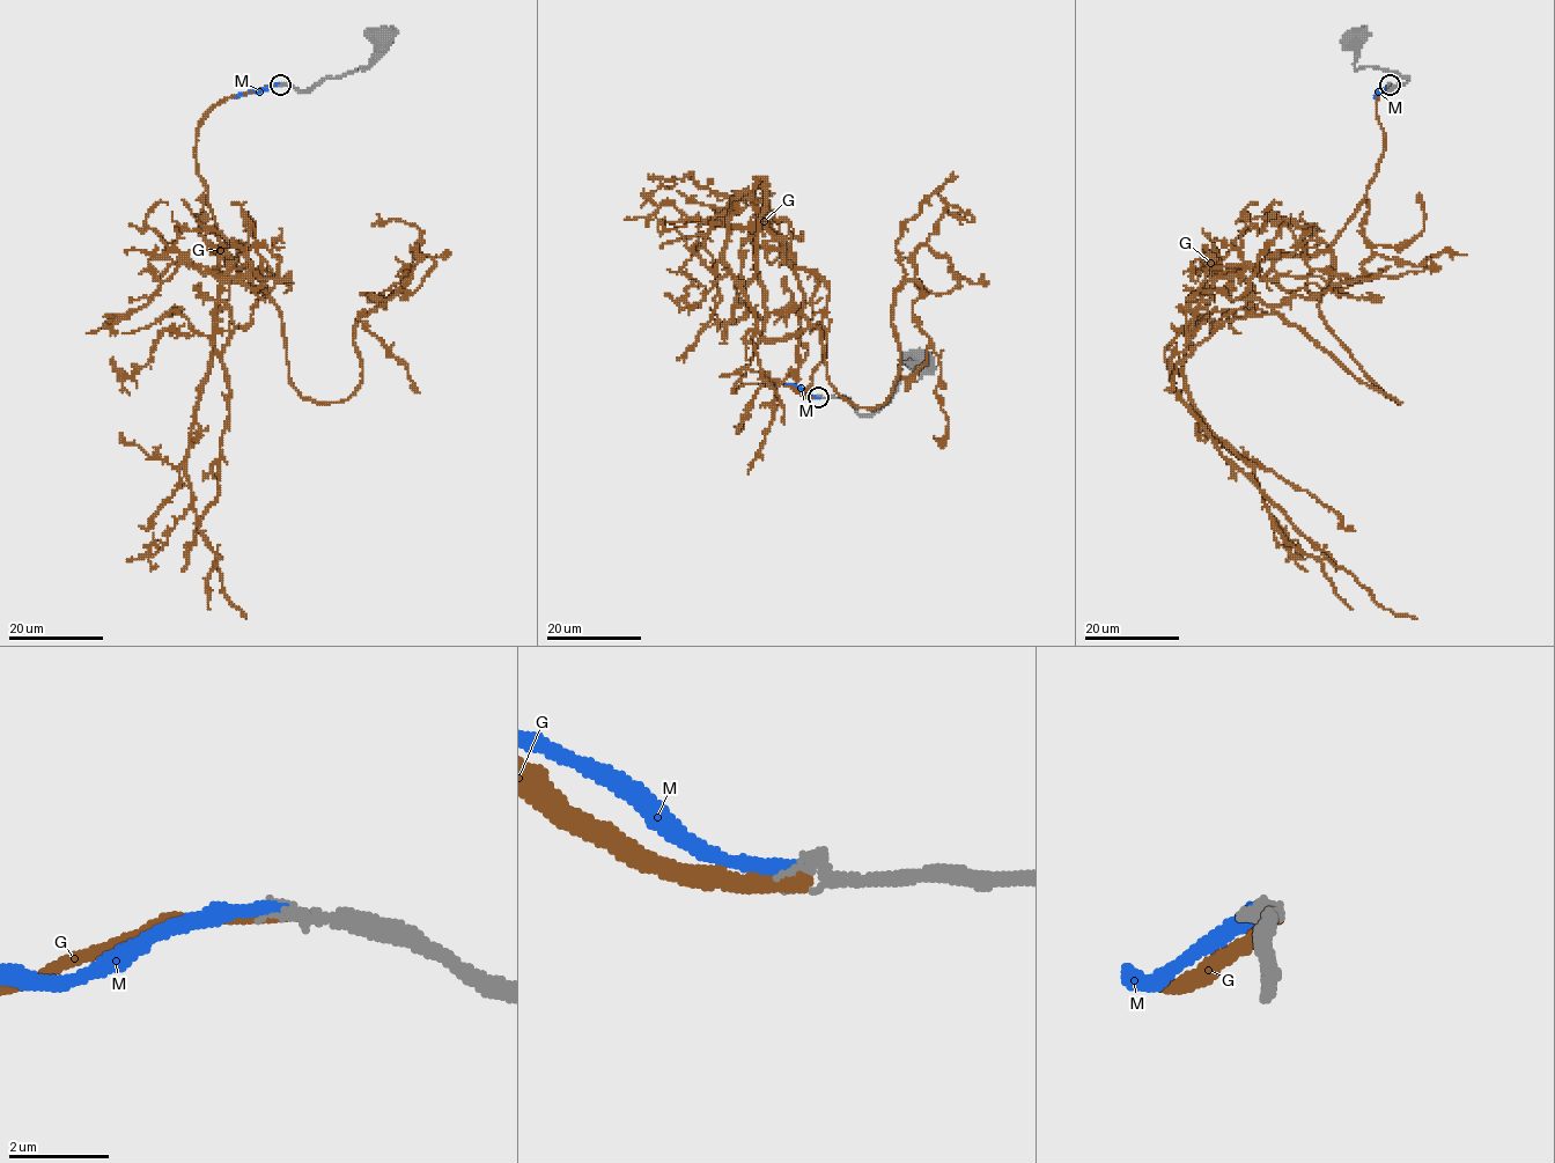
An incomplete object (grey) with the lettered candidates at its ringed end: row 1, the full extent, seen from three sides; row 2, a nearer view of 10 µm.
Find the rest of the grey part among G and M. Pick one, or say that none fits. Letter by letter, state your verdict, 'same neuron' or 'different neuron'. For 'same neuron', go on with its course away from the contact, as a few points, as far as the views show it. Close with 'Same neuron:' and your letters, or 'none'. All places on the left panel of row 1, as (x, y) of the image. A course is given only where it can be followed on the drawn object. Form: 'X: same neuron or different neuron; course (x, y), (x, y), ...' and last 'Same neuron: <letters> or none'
G: same neuron; course (281, 83), (220, 101), (196, 163), (302, 398), (361, 381), (353, 329), (410, 272), (395, 257)
M: different neuron
Same neuron: G

